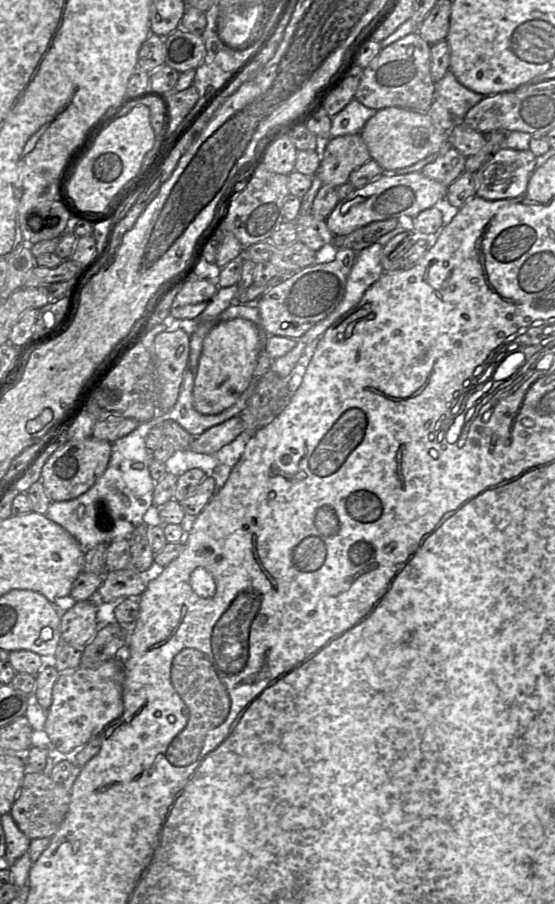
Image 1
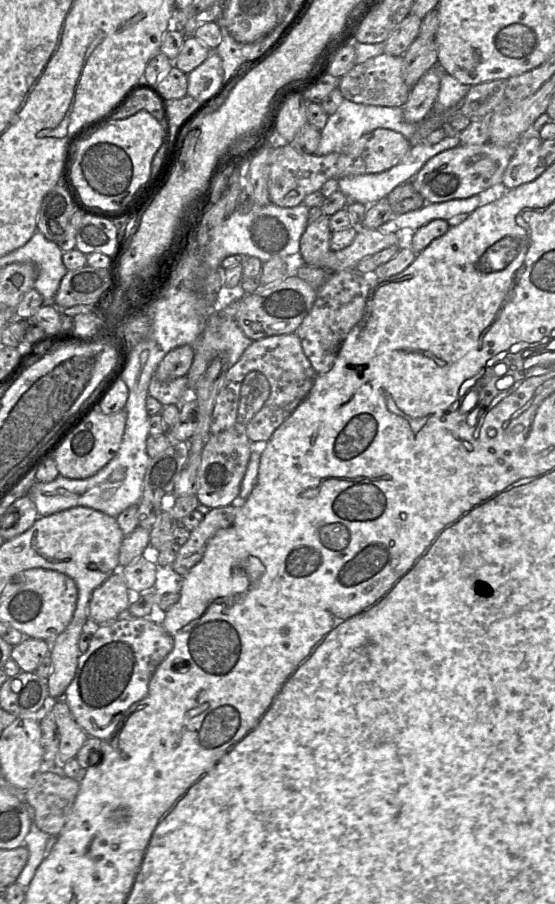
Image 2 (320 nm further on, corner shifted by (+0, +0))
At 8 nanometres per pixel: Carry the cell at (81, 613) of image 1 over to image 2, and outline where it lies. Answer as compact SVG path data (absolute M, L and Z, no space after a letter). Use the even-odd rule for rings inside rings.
M121 568L93 591L89 618L99 625L116 621L130 605L128 590Z

